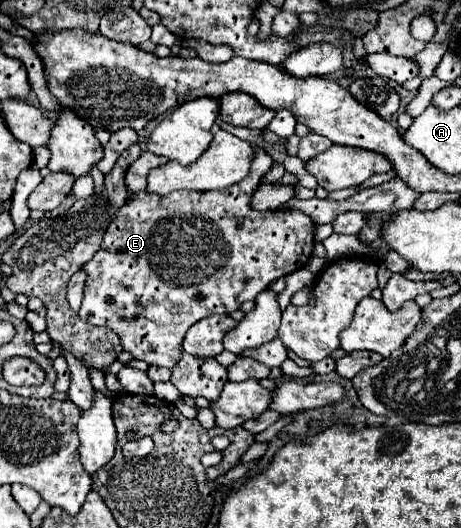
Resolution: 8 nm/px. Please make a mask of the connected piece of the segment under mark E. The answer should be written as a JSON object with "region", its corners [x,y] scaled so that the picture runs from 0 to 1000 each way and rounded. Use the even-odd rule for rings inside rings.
{"region":[[[549,278],[549,290],[553,297],[540,335],[497,358],[453,366],[393,358],[367,366],[367,373],[341,373],[328,366],[280,373],[271,392],[258,396],[232,430],[219,472],[180,502],[193,517],[193,532],[184,540],[184,566],[171,600],[189,612],[236,619],[262,634],[271,665],[293,680],[371,699],[388,684],[397,638],[419,612],[471,593],[501,593],[518,585],[527,570],[549,570],[597,528],[662,506],[679,479],[683,422],[657,400],[553,400],[544,392],[549,366],[592,313],[592,301],[575,282]]]}

